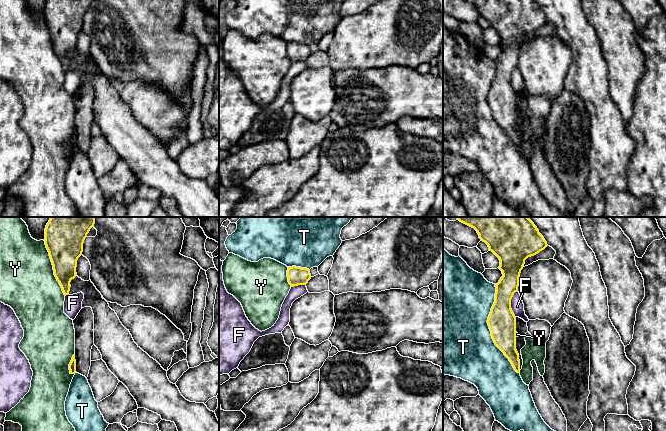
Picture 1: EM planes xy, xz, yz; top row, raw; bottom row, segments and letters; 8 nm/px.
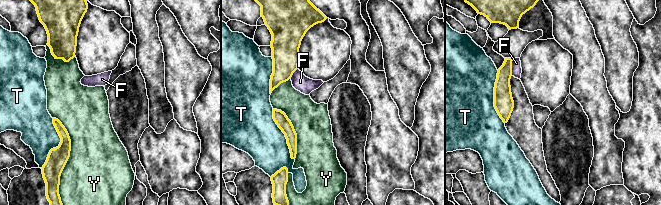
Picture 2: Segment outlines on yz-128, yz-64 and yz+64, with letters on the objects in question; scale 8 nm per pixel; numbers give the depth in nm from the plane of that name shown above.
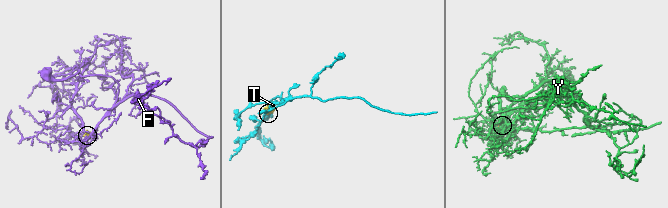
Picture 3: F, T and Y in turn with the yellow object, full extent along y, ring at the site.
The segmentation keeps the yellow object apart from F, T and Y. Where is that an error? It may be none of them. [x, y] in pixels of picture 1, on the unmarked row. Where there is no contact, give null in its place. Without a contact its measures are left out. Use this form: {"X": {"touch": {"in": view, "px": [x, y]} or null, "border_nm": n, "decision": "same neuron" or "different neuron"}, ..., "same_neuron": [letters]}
{"F": {"touch": {"in": "yz", "px": [510, 80]}, "border_nm": 220, "decision": "different neuron"}, "T": {"touch": {"in": "yz", "px": [489, 104]}, "border_nm": 750, "decision": "different neuron"}, "Y": {"touch": {"in": "xy", "px": [53, 44]}, "border_nm": 480, "decision": "different neuron"}, "same_neuron": []}

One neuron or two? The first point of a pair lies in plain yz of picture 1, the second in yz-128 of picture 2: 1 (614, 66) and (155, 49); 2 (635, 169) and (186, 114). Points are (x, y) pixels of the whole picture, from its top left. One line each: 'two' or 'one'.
1: two
2: two

